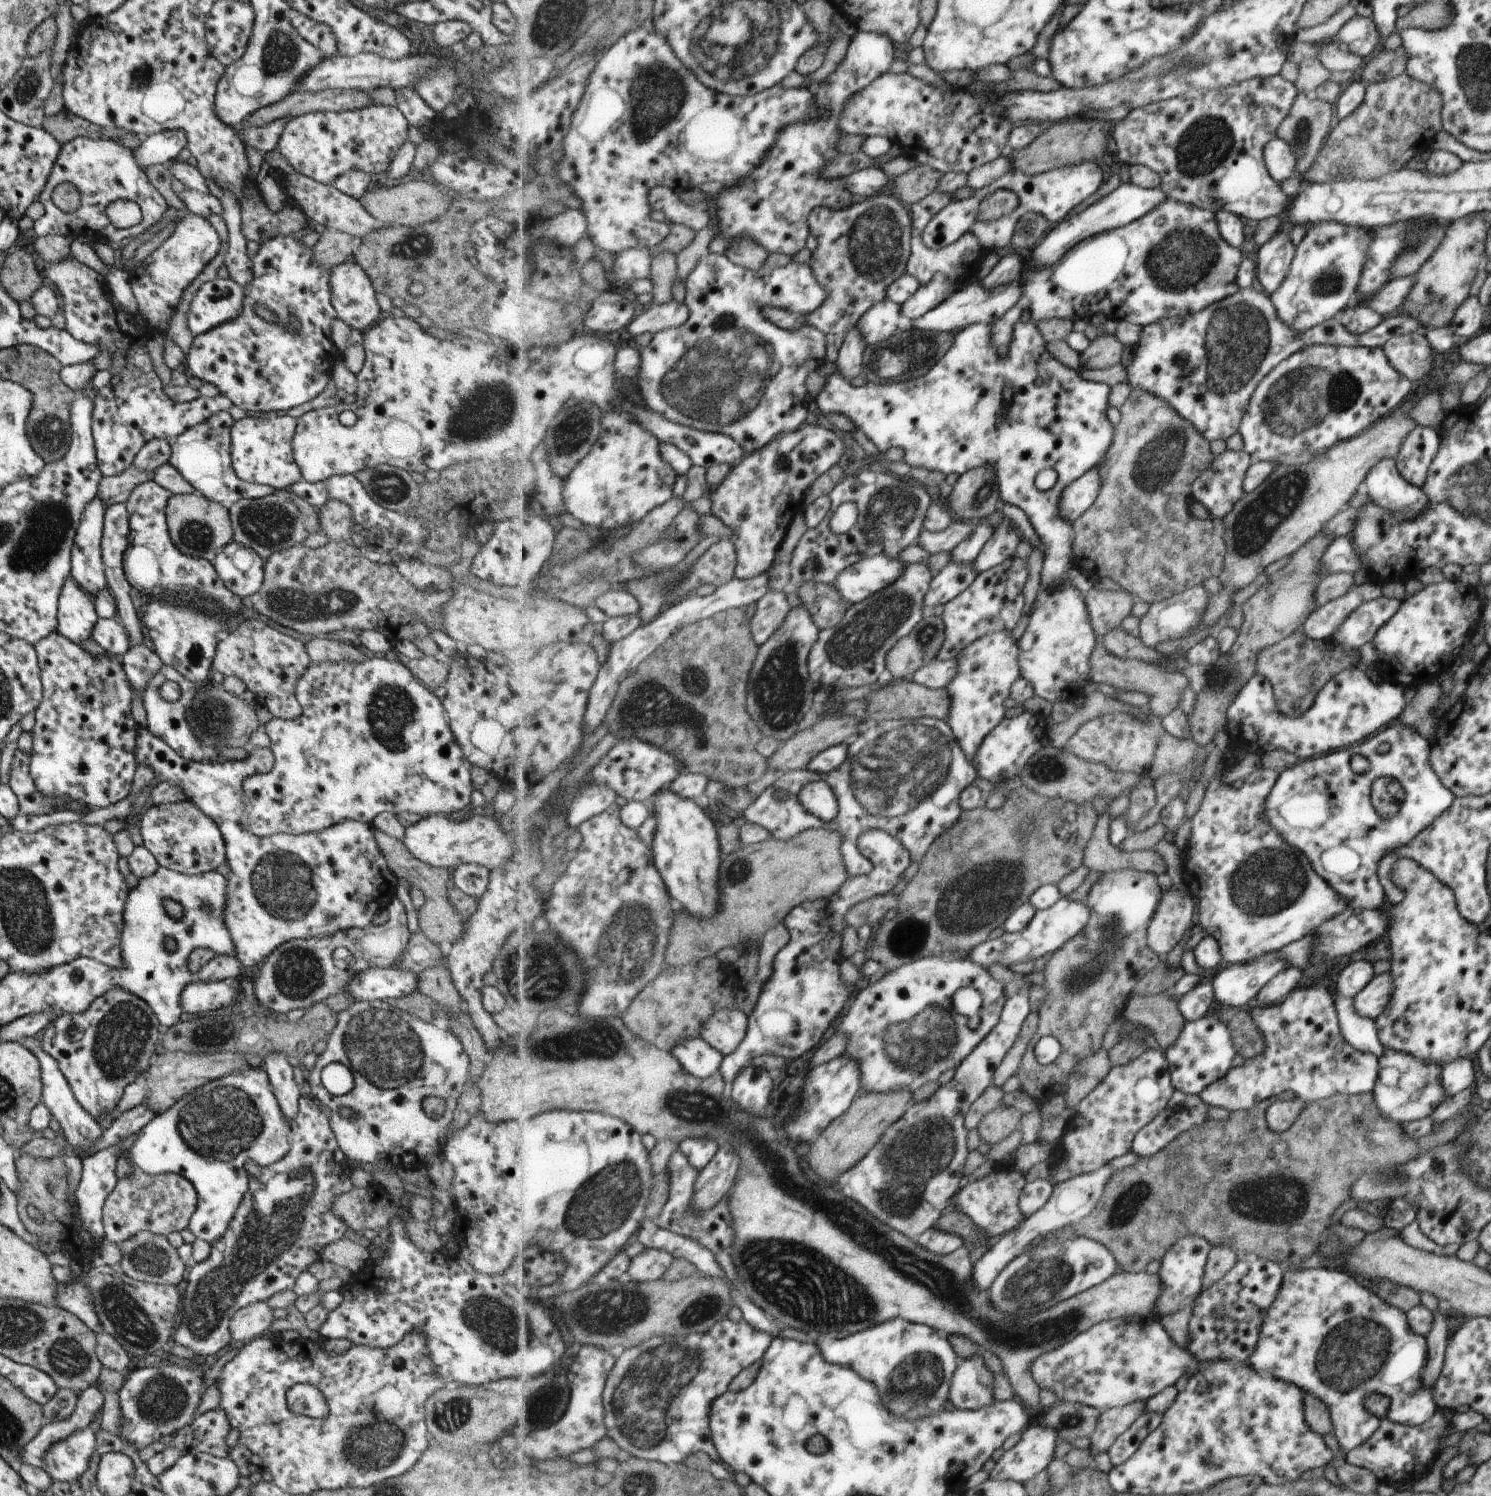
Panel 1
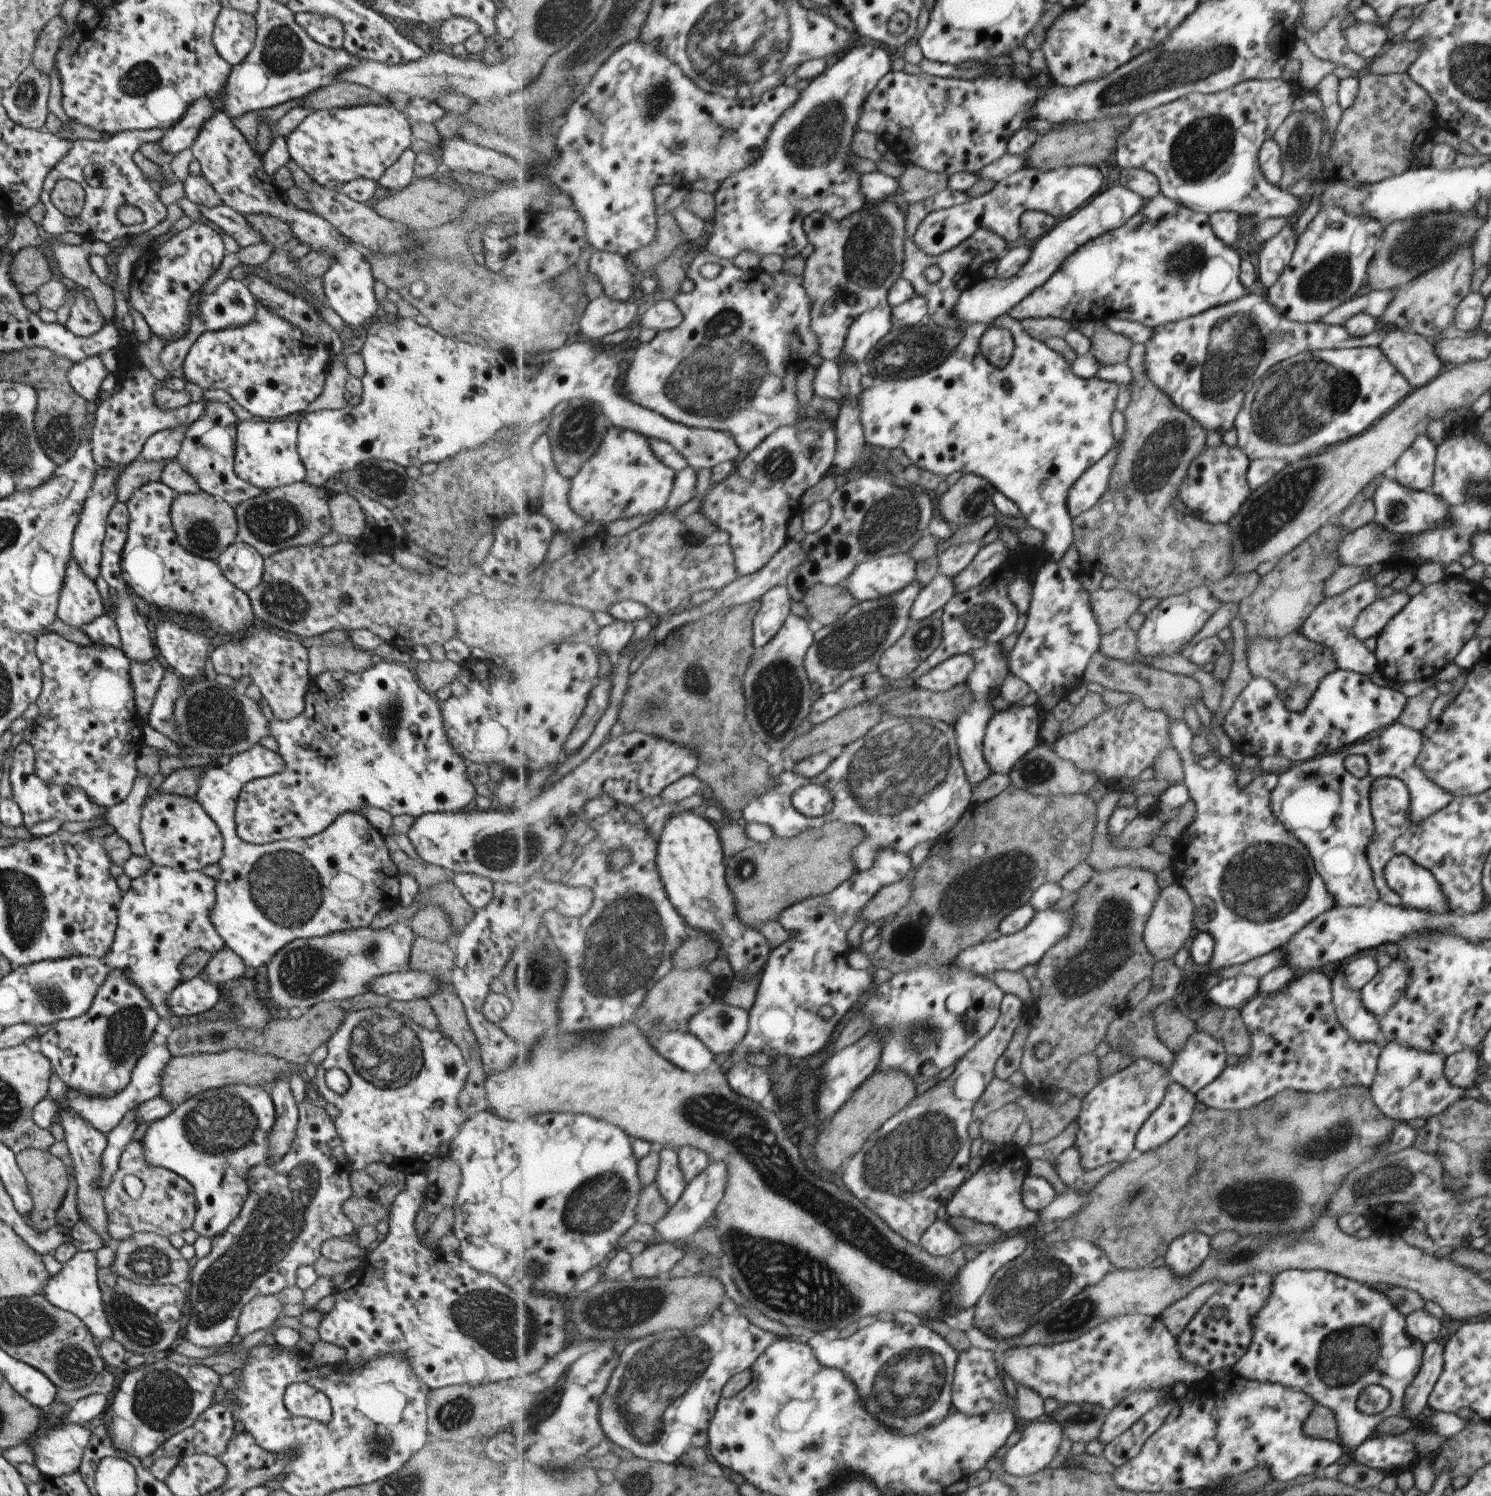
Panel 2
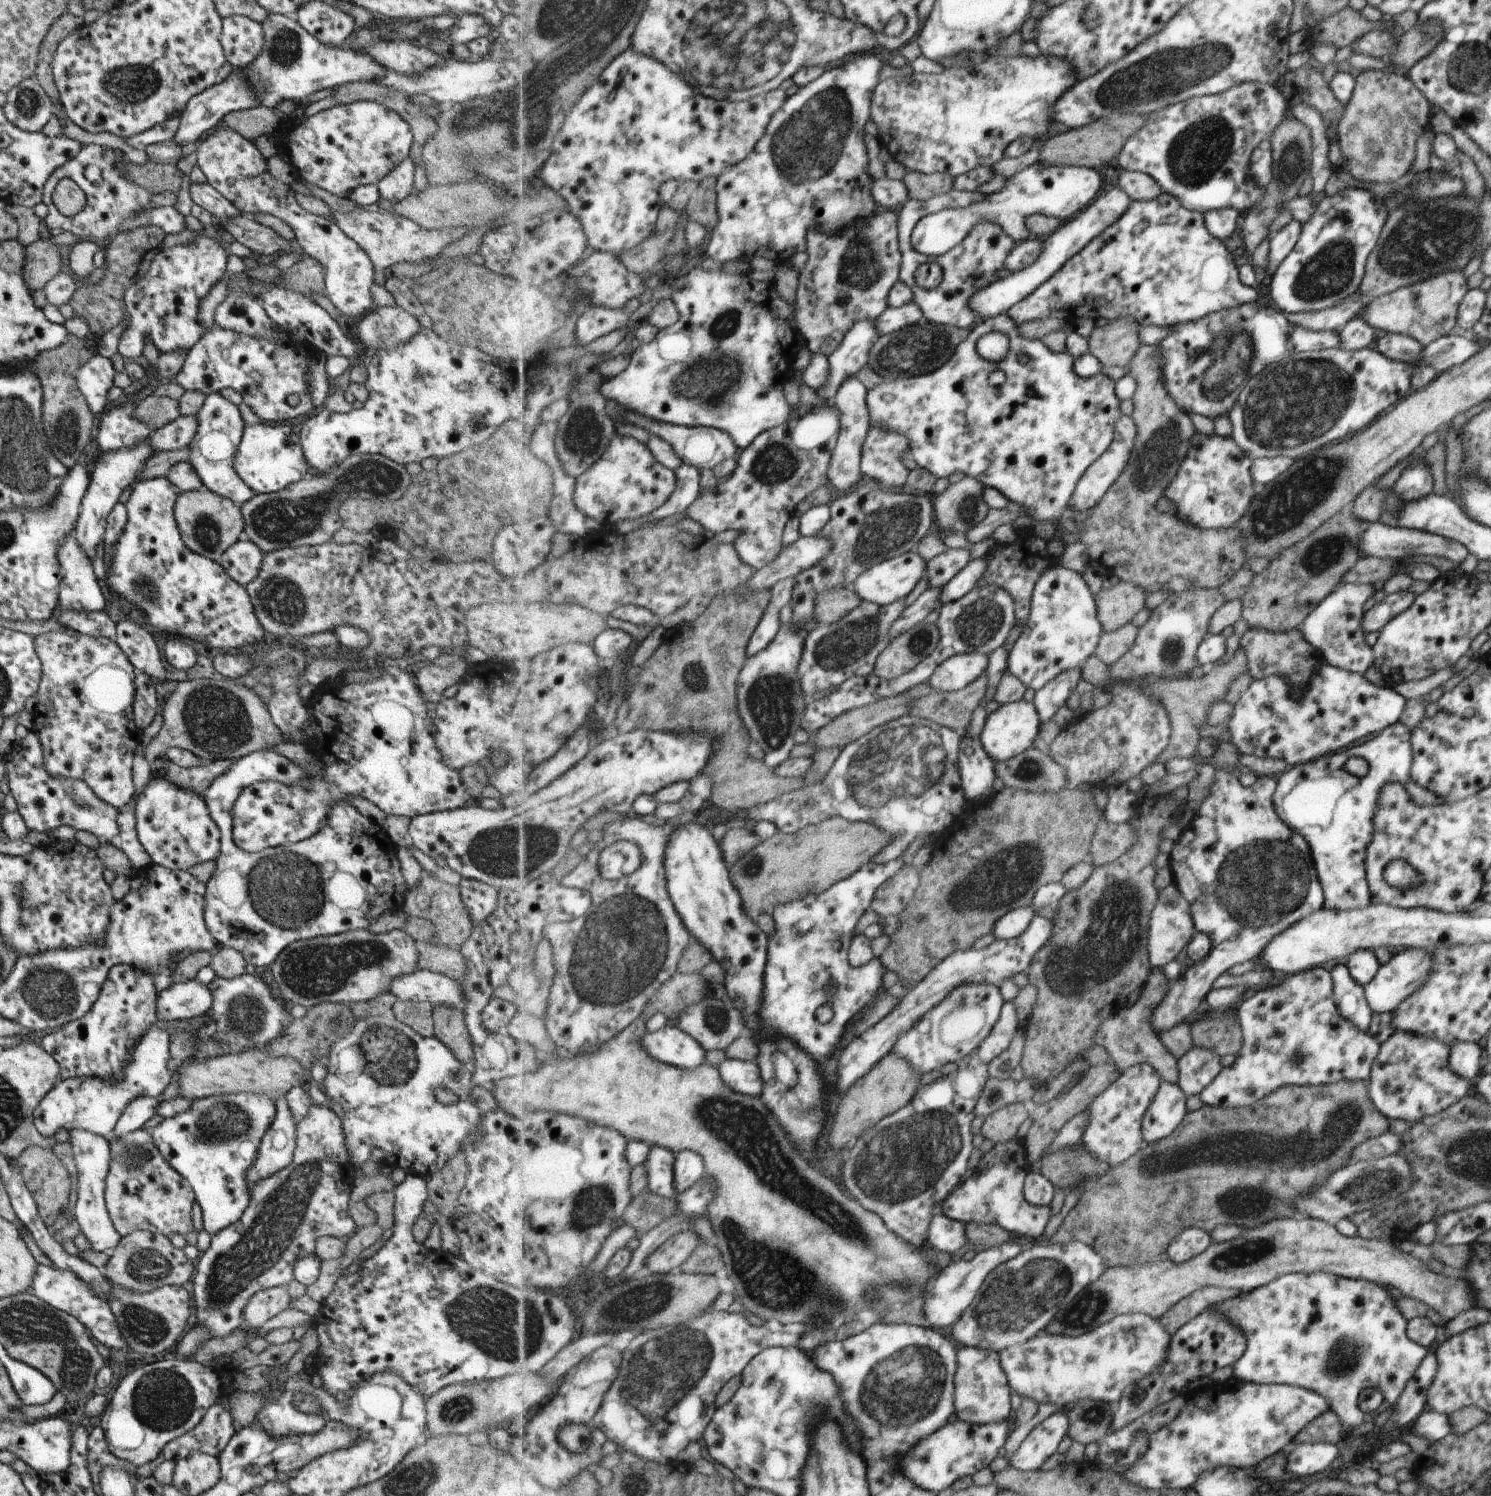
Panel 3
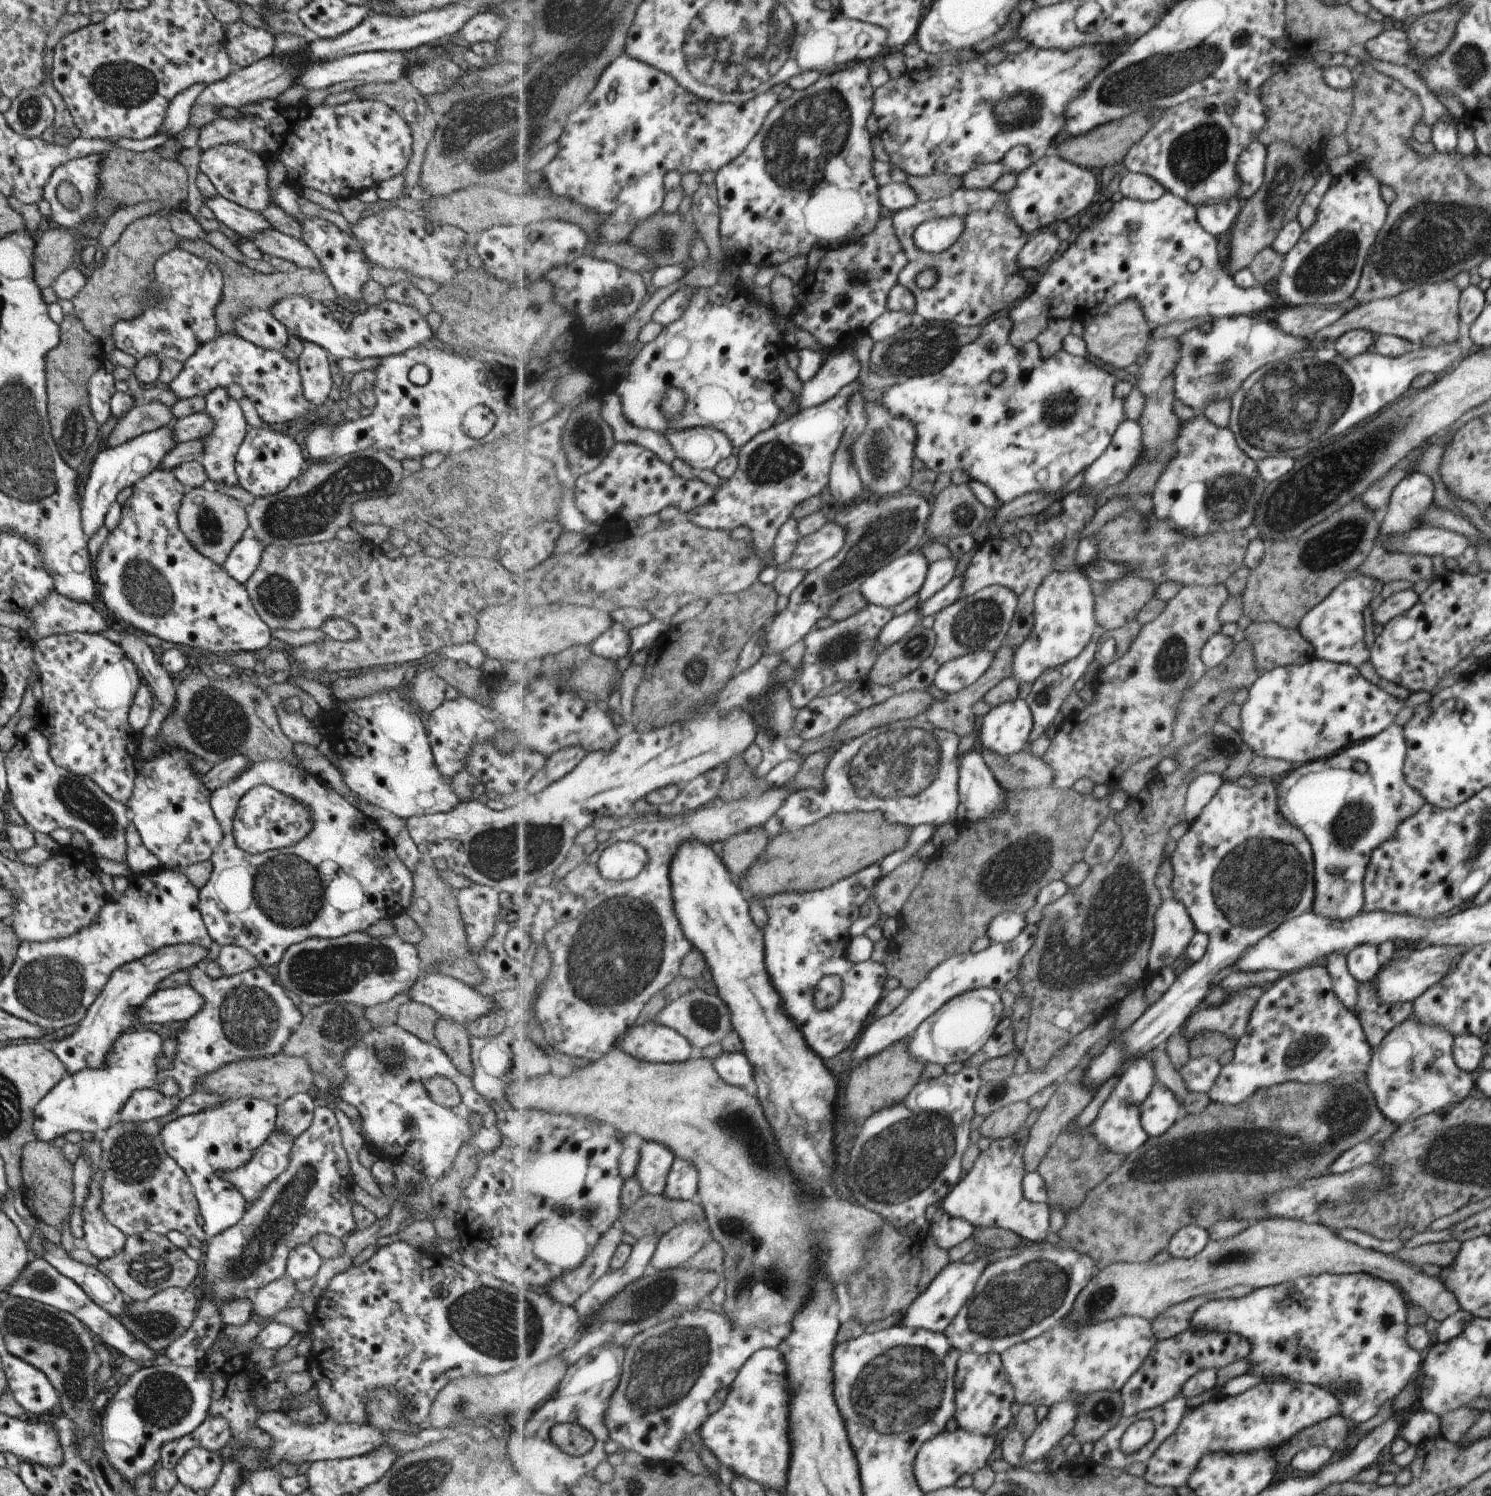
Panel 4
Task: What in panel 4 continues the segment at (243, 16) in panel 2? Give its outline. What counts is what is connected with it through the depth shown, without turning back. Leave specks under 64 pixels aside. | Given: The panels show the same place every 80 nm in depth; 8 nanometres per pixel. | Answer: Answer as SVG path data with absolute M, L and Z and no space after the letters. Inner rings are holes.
M239 20L227 24L223 44L229 62L235 68L240 68L271 55L274 36Z

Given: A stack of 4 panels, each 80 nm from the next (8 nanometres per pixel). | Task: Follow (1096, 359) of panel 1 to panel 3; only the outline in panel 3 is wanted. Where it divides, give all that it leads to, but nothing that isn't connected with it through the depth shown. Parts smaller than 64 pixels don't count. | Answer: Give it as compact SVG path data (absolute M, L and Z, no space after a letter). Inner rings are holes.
M1133 318L1115 319L1109 325L1094 327L1089 333L1087 343L1090 353L1096 356L1104 367L1130 366L1132 360L1143 346L1139 338L1139 327Z

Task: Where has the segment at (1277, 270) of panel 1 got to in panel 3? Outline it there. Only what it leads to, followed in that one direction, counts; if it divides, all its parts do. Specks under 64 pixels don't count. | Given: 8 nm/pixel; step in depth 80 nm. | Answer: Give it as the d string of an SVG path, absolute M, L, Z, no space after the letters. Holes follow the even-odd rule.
M1292 219L1292 221L1283 226L1279 231L1275 231L1273 236L1270 237L1268 264L1265 270L1267 274L1266 281L1268 281L1269 276L1278 267L1278 264L1287 258L1289 251L1295 246L1300 236L1300 225L1295 219Z

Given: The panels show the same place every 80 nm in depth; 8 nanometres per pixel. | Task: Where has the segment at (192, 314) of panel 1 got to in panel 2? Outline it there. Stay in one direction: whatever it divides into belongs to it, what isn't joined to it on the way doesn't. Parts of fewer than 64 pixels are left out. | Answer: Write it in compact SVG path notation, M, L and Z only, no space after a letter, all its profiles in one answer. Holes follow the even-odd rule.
M227 279L198 304L207 331L239 328L254 319L256 300L242 281Z

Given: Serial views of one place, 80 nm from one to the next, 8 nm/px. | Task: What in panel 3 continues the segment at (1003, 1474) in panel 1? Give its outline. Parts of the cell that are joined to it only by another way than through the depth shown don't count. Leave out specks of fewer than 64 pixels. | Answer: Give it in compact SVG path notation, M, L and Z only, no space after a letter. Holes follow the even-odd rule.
M1058 1408L1035 1426L1019 1450L1009 1459L1009 1466L1022 1471L1034 1471L1041 1468L1051 1454L1058 1452L1059 1445L1070 1429L1067 1411L1068 1409Z

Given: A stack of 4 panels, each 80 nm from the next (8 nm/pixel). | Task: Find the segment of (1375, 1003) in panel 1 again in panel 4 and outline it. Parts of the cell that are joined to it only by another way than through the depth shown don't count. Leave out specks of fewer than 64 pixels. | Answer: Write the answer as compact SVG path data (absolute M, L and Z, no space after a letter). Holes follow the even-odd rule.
M1431 946L1416 948L1410 955L1403 959L1391 960L1381 966L1375 976L1377 1000L1381 1003L1400 1003L1412 1001L1425 990L1437 984L1448 972L1449 969L1457 966L1460 956L1469 948L1462 946Z

